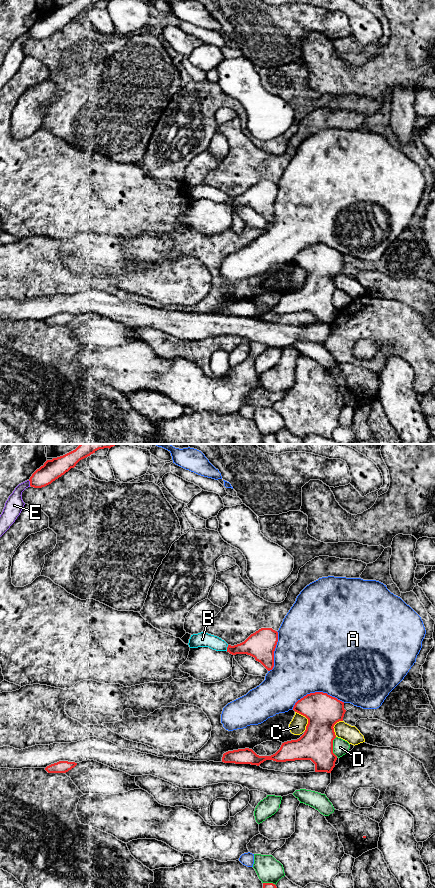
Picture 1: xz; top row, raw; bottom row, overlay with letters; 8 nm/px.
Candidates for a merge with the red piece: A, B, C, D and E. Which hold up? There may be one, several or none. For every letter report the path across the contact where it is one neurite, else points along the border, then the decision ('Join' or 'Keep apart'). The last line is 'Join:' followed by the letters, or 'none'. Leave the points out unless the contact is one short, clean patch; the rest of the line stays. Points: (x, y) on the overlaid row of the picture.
A: Keep apart
B: Path across: xz (258, 645), (244, 648), (227, 648), (202, 639). Join
C: Keep apart
D: Keep apart
E: Keep apart
Join: B

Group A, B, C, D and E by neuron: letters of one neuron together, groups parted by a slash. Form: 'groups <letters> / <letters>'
groups A / B / C / D / E

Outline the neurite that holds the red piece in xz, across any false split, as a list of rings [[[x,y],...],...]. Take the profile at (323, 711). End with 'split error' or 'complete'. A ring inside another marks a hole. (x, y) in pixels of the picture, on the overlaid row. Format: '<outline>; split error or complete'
[[[315,692],[298,700],[293,710],[308,719],[306,730],[299,739],[282,743],[280,749],[271,756],[259,756],[249,748],[228,751],[223,754],[222,762],[259,766],[266,760],[276,762],[311,760],[315,764],[315,772],[331,773],[337,760],[337,756],[333,753],[333,740],[336,738],[333,727],[337,722],[343,721],[346,712],[344,702],[327,693]]]; complete

